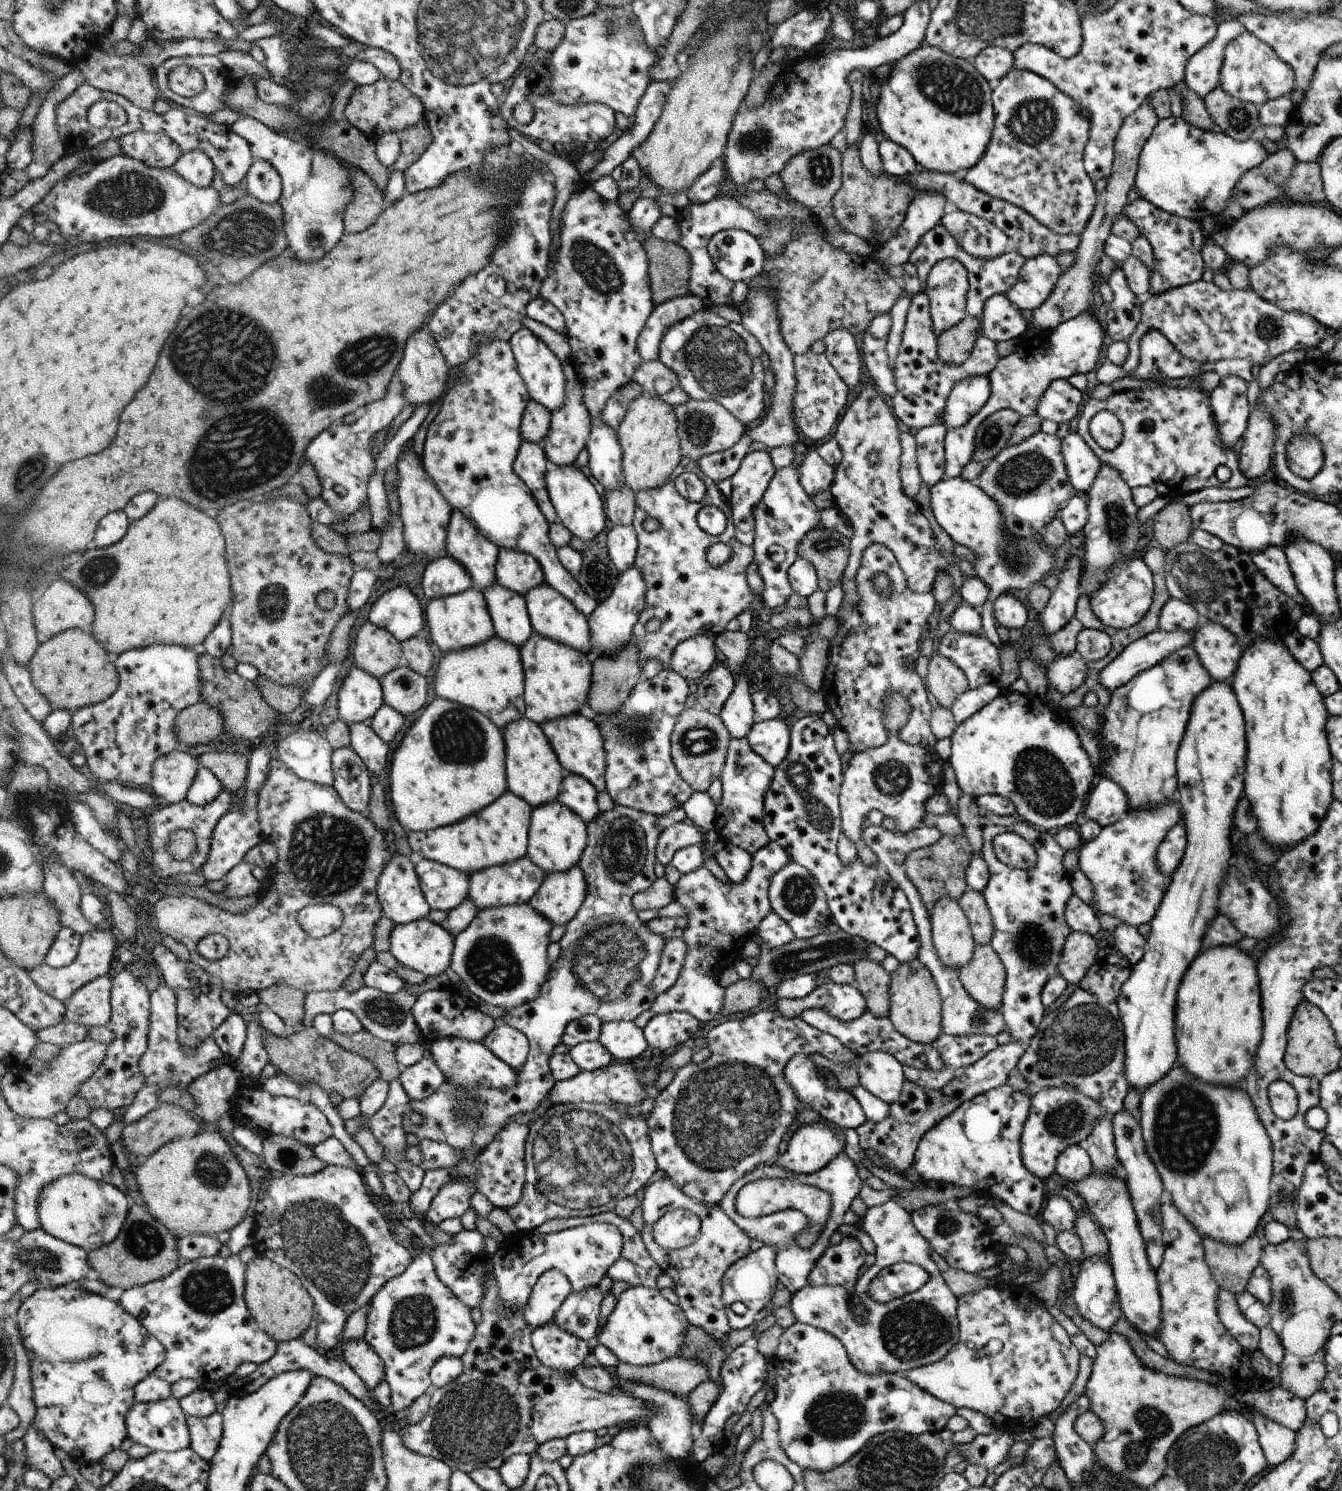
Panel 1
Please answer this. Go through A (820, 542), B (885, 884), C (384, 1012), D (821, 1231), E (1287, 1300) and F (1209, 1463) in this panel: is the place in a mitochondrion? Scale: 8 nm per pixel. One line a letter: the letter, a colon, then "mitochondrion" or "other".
A: mitochondrion
B: other
C: mitochondrion
D: other
E: mitochondrion
F: mitochondrion

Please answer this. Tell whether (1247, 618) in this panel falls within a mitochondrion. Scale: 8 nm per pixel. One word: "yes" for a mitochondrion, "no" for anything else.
no

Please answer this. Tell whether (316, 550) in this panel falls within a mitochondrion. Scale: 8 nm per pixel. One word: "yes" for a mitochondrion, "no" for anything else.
no

